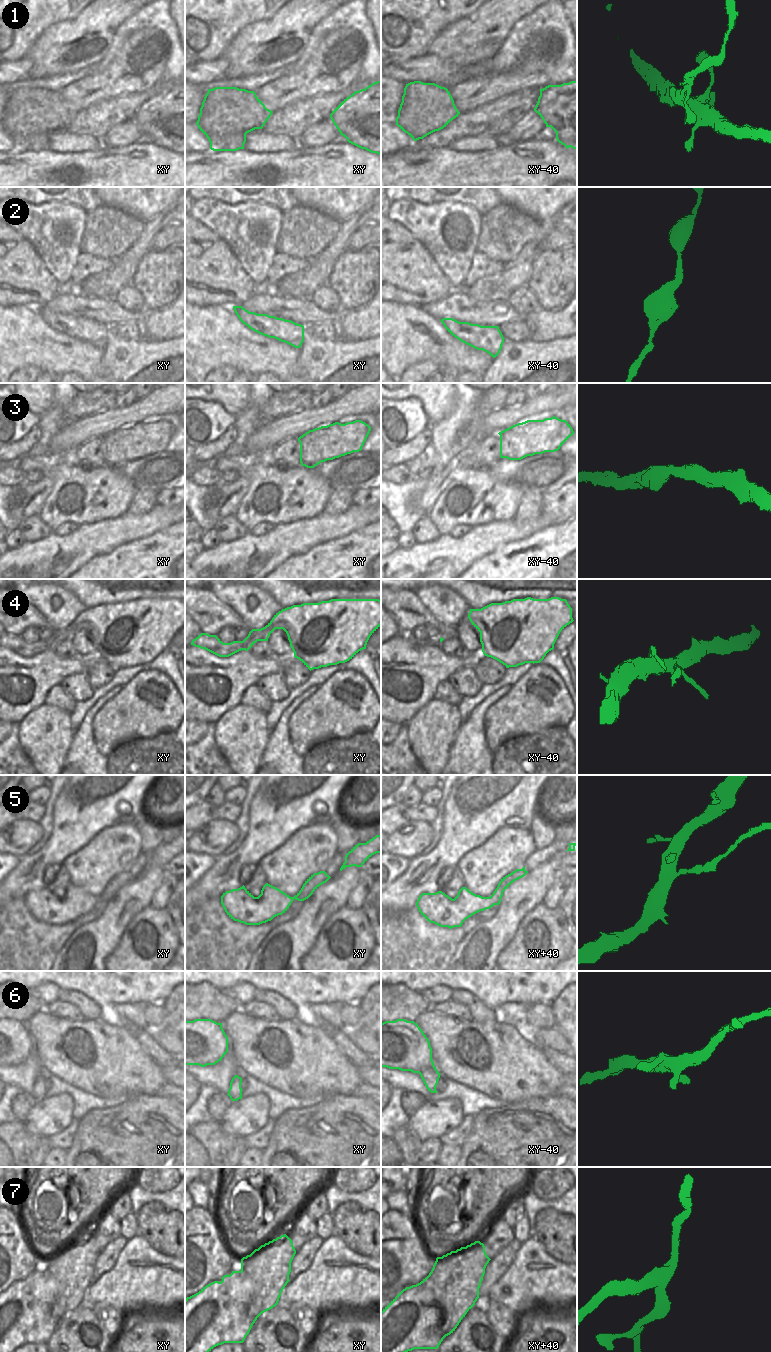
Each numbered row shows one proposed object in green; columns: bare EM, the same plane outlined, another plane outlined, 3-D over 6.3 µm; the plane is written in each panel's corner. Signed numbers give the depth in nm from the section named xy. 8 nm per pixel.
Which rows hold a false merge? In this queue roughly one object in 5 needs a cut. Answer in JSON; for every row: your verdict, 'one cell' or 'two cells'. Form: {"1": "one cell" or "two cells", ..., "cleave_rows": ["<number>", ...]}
{"1": "two cells", "2": "one cell", "3": "one cell", "4": "one cell", "5": "one cell", "6": "one cell", "7": "two cells", "cleave_rows": ["1", "7"]}

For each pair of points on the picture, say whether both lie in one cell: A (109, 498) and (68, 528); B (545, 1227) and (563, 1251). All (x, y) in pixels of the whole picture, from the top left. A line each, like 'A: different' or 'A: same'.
A: different
B: same

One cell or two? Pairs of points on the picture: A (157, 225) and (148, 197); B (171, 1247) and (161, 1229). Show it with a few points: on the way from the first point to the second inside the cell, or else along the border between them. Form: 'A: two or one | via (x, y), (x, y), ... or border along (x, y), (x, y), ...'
A: two | border along (173, 202), (154, 217), (144, 222)
B: one | via (171, 1243), (171, 1239), (165, 1233)

